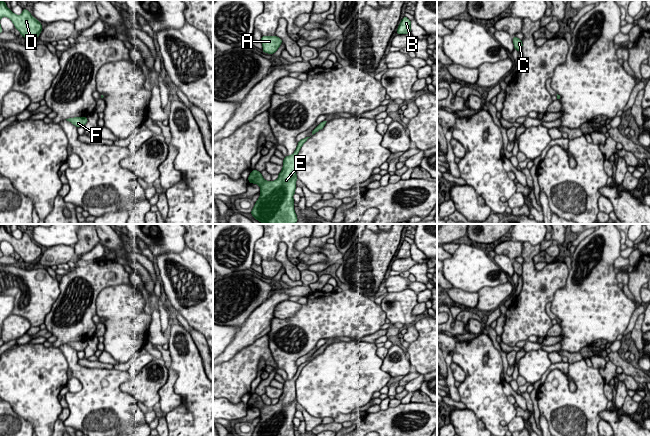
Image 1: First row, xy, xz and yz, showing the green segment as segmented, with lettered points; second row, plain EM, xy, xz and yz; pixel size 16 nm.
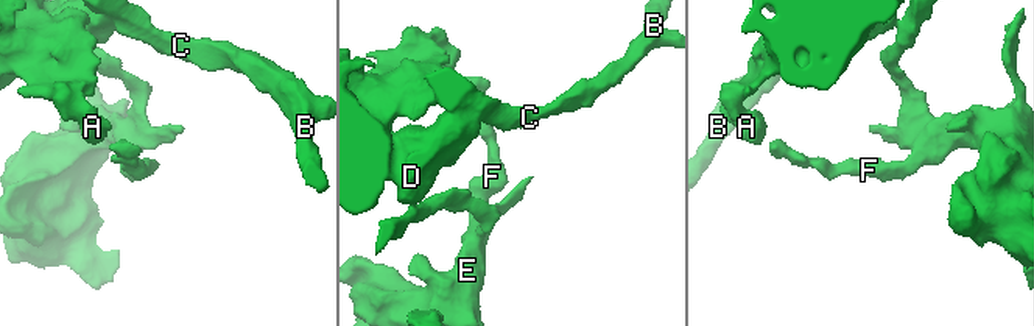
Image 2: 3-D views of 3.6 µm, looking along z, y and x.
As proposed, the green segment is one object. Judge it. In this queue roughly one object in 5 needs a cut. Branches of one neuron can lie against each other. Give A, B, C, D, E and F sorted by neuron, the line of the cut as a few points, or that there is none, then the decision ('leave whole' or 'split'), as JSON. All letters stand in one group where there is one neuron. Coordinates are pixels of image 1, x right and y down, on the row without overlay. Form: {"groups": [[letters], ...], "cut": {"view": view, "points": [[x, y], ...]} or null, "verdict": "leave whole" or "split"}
{"groups": [["A", "B", "C", "D", "E", "F"]], "cut": null, "verdict": "leave whole"}

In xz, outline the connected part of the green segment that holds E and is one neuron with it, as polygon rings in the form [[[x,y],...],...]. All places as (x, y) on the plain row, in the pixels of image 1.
[[[310,361],[301,363],[295,376],[284,382],[283,392],[277,404],[268,406],[261,396],[251,395],[249,406],[260,410],[260,421],[251,436],[295,436],[293,419],[297,411],[296,380],[308,362]]]

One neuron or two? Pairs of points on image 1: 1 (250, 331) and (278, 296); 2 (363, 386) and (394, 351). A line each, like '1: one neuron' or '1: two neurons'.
1: one neuron
2: two neurons

